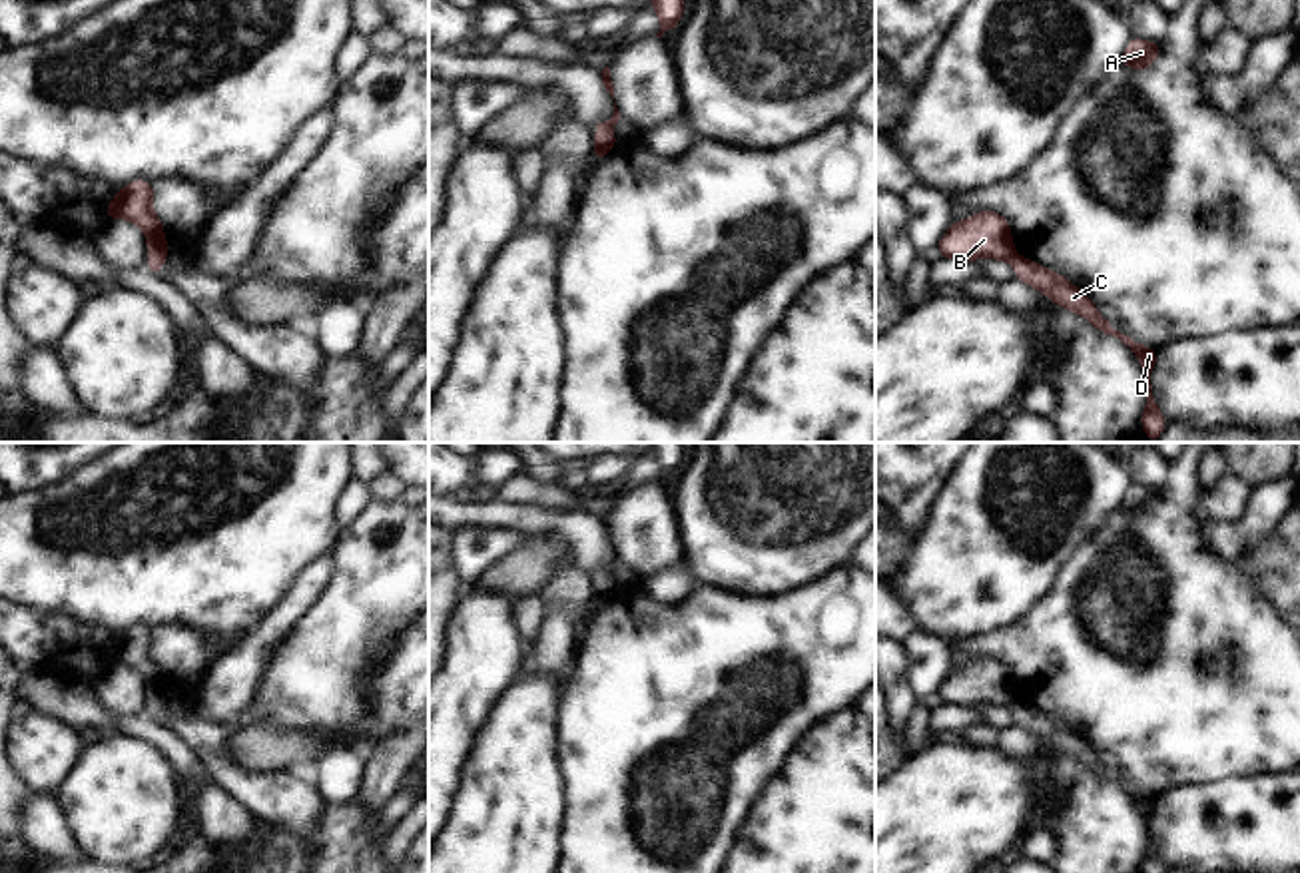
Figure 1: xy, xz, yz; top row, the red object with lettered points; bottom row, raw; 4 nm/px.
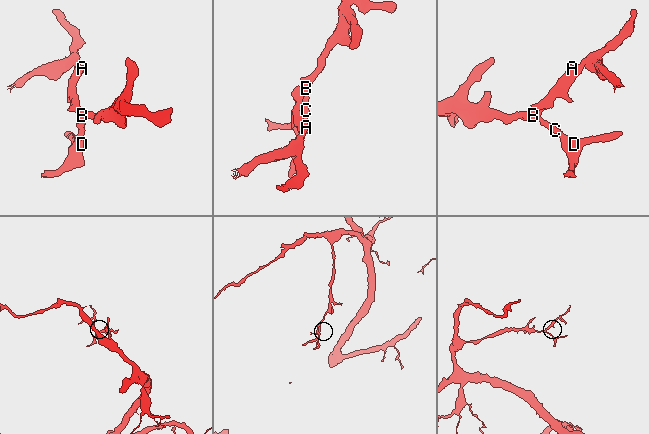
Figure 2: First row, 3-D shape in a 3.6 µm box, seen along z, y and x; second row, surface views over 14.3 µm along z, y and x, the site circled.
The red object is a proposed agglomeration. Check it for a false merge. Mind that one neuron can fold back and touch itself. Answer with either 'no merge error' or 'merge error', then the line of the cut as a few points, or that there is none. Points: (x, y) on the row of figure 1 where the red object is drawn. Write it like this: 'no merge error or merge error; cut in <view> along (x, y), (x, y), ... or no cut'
no merge error; no cut

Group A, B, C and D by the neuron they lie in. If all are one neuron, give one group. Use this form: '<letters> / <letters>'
A B C D

